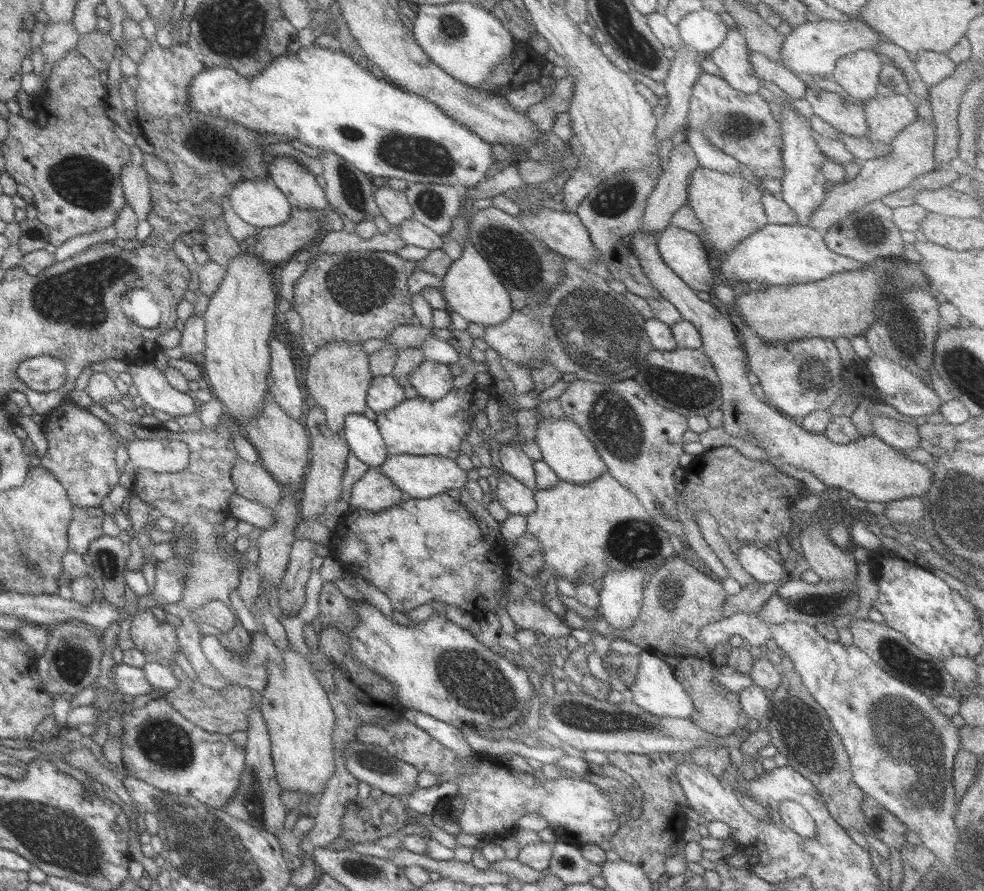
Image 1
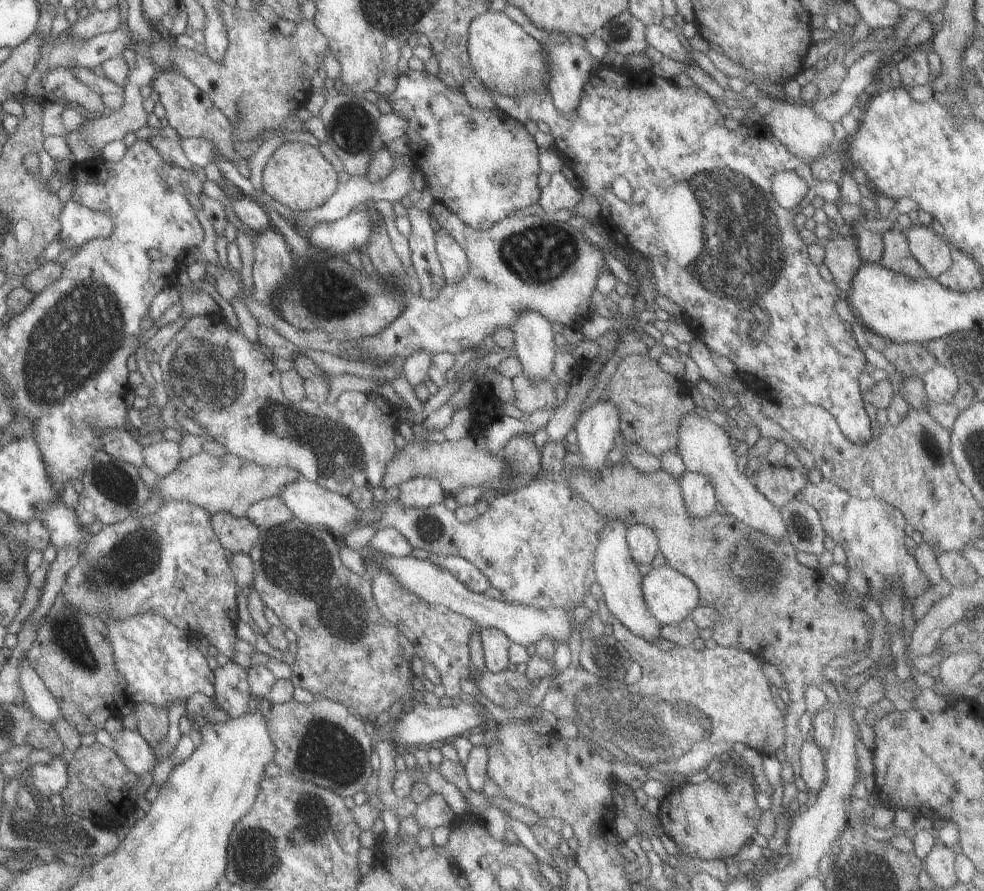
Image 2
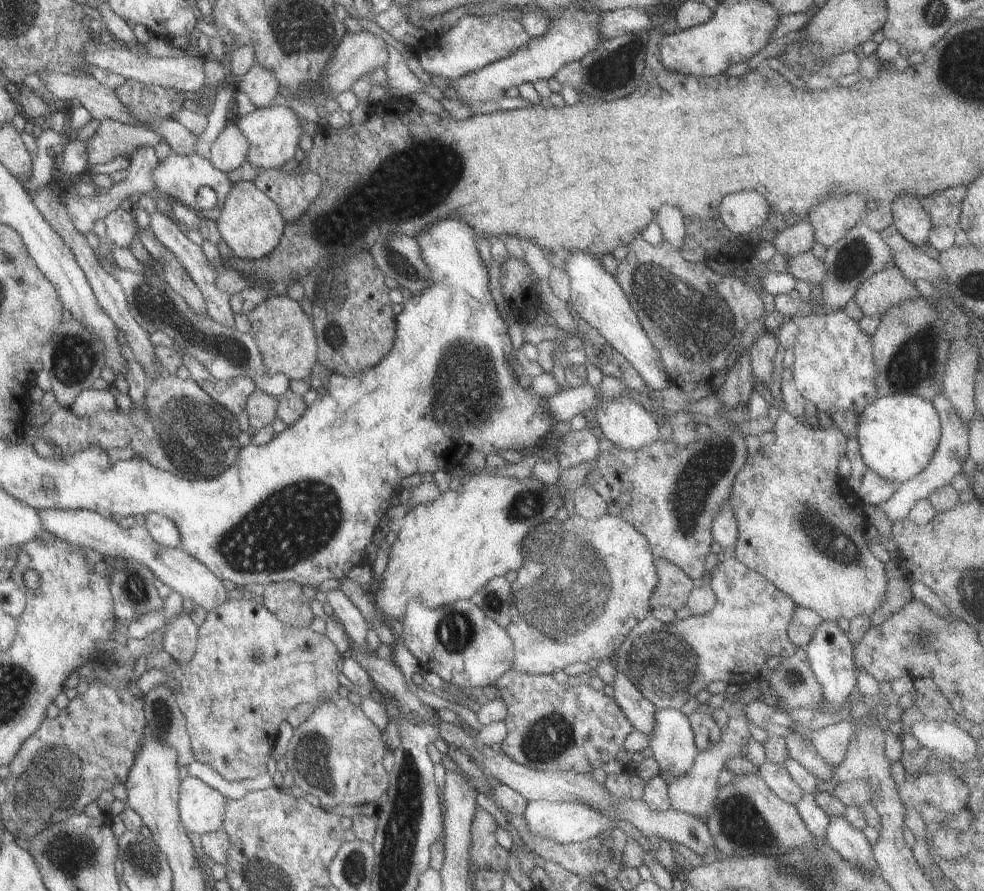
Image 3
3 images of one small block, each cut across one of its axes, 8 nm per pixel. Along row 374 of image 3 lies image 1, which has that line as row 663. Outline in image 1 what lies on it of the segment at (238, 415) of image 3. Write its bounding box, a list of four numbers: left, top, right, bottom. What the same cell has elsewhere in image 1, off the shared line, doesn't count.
[86,403,249,690]

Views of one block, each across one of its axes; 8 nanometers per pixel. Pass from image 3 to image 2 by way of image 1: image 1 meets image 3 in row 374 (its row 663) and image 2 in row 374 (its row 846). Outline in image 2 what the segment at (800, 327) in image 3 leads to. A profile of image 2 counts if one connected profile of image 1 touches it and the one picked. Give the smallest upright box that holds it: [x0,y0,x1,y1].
[921,363,960,403]

